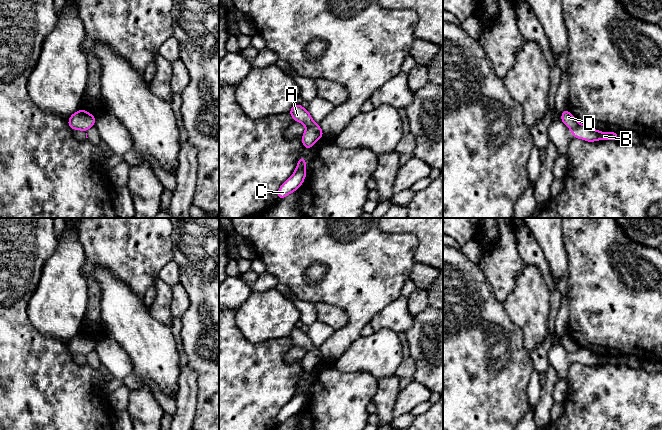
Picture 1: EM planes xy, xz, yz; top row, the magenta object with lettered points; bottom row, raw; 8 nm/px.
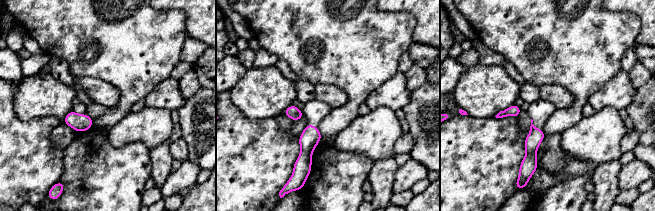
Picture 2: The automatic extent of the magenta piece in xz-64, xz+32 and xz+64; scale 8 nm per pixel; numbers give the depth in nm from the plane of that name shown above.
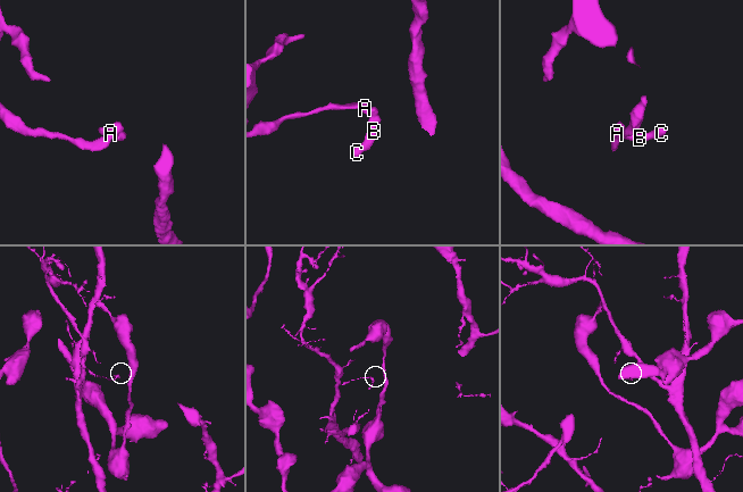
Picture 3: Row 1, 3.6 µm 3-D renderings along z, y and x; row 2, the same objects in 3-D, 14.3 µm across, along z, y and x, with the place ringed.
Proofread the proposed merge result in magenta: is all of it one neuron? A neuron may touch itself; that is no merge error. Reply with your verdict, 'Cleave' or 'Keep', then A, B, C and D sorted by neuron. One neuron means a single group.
Cleave. Groups: A D / B C

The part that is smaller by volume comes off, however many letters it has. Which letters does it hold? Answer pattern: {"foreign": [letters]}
{"foreign": ["B", "C"]}

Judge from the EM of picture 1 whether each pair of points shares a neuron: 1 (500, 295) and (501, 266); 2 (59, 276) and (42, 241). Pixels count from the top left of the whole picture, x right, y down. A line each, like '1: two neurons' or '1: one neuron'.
1: one neuron
2: two neurons

